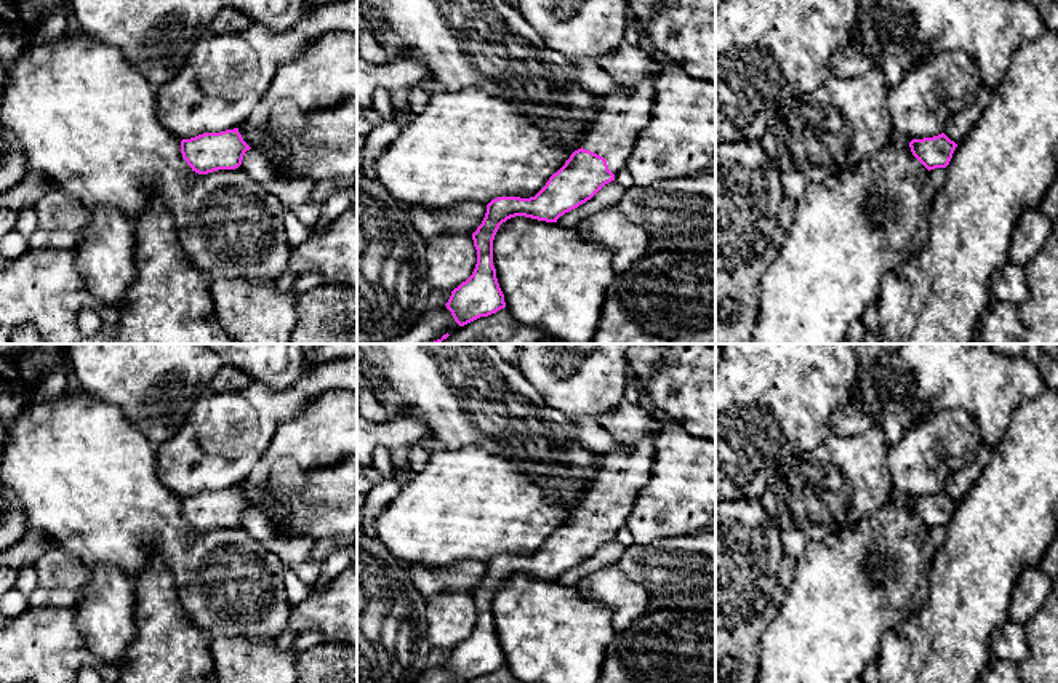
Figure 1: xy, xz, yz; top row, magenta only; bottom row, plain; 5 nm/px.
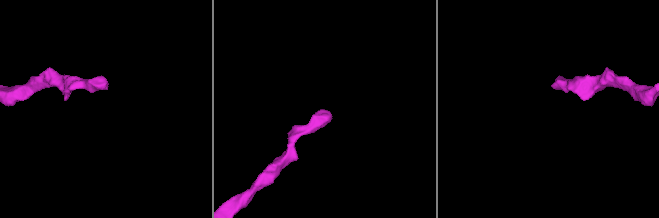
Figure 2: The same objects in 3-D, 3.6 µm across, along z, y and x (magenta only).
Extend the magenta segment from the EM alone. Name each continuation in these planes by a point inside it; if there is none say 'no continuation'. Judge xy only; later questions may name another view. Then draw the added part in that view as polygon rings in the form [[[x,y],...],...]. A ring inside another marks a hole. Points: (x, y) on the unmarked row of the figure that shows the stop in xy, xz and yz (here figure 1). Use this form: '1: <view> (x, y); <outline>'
no continuation

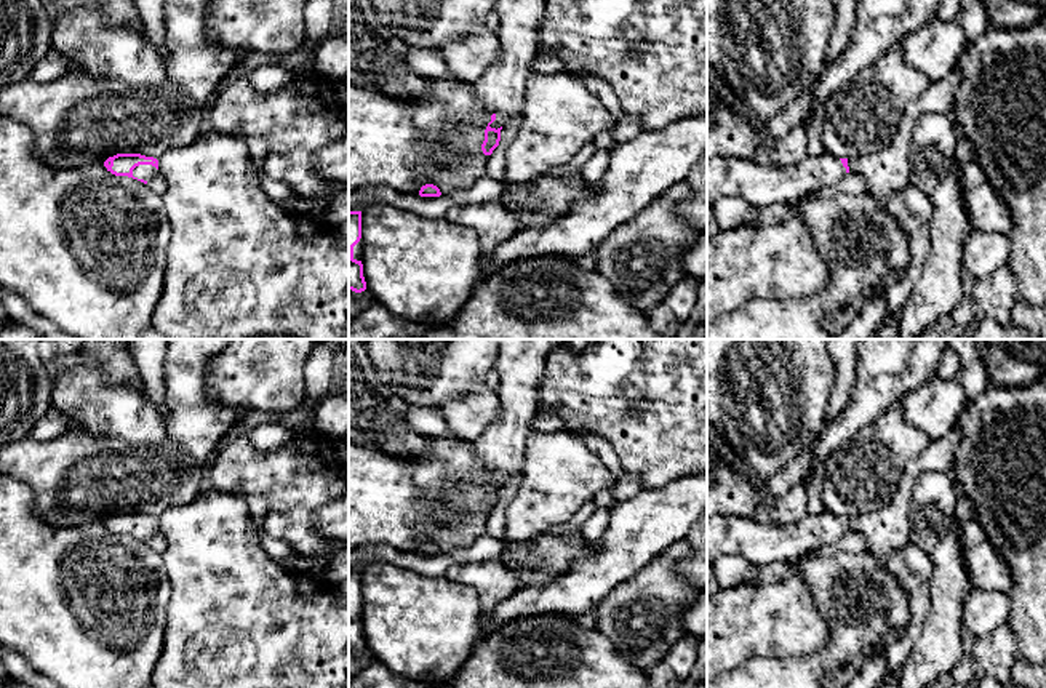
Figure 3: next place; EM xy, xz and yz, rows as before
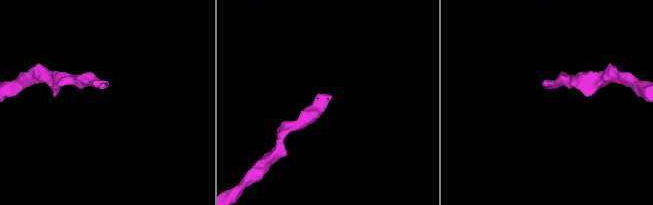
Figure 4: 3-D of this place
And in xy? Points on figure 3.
1: xy (143, 530); [[[139,523],[133,528],[133,534],[144,539],[150,539],[155,533],[158,528],[152,523]]]

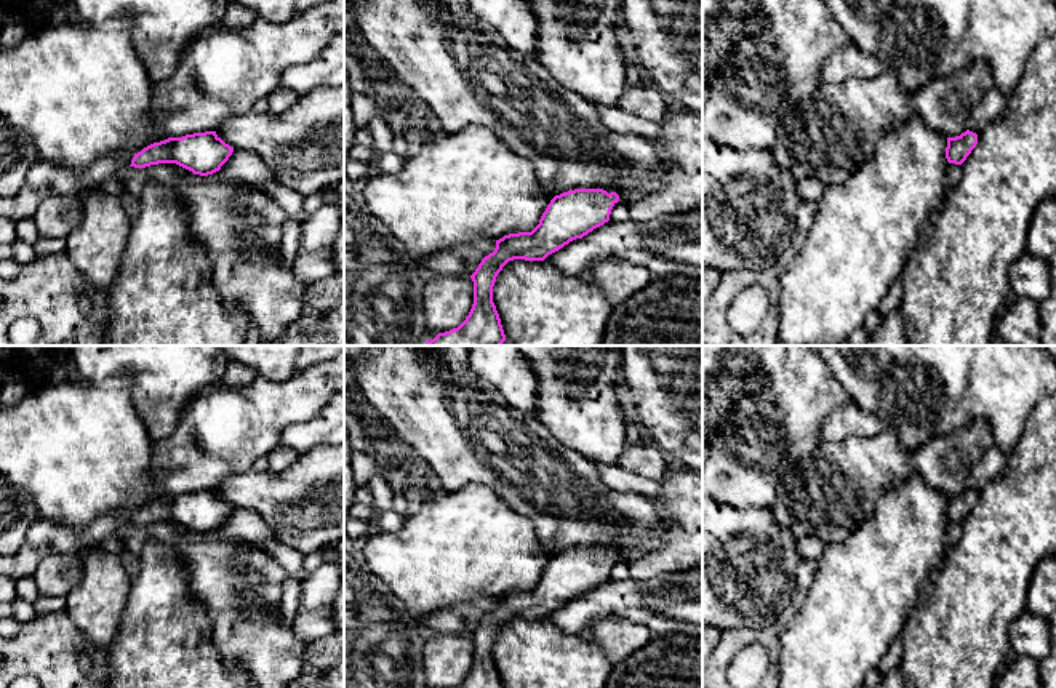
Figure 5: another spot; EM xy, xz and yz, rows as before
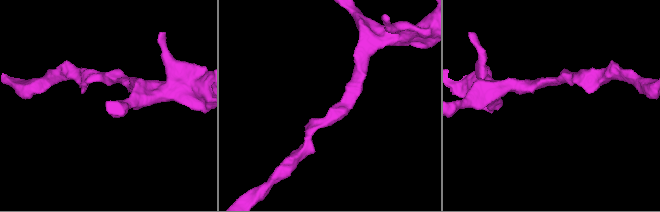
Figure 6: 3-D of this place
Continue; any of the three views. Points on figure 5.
no continuation

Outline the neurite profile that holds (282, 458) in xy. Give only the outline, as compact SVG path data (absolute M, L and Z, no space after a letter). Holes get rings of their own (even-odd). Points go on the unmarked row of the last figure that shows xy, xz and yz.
M278 445L269 456L269 470L278 474L291 467L298 459L298 453L288 446Z

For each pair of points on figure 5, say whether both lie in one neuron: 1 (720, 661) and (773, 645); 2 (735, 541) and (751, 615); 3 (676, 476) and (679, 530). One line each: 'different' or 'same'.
1: same
2: same
3: same

